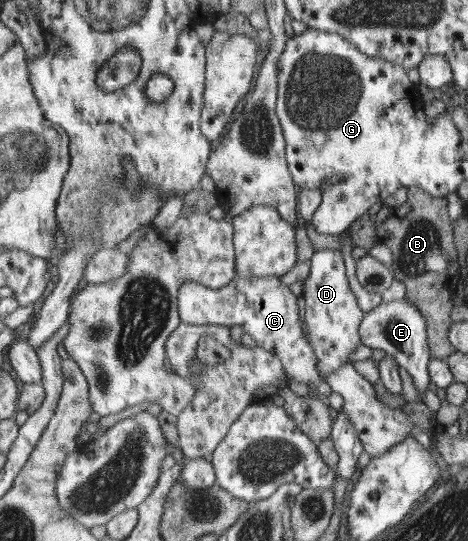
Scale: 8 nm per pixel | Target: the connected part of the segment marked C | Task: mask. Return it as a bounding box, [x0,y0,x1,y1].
[180,276,325,384]

